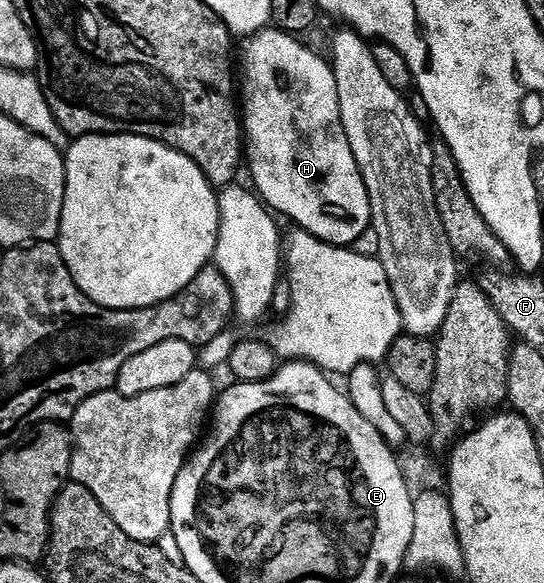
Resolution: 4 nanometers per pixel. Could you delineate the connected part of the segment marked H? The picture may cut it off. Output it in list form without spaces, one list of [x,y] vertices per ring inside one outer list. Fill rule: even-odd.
[[[270,26],[268,28],[262,28],[261,31],[257,32],[254,34],[254,36],[248,37],[244,41],[245,44],[245,49],[242,50],[240,49],[239,52],[239,92],[240,95],[243,97],[243,148],[244,151],[247,153],[247,172],[249,168],[249,172],[251,175],[253,175],[253,181],[251,181],[252,187],[255,189],[256,193],[258,196],[261,197],[262,201],[274,213],[280,214],[282,212],[283,215],[286,216],[287,219],[289,220],[294,220],[293,224],[296,225],[298,228],[302,228],[303,231],[307,231],[311,233],[315,238],[319,238],[323,242],[327,242],[328,244],[340,244],[342,246],[351,246],[355,242],[357,238],[365,230],[367,230],[371,226],[371,202],[369,201],[369,195],[367,194],[367,186],[363,182],[363,178],[359,174],[359,166],[355,162],[355,154],[351,154],[351,142],[347,142],[347,134],[343,130],[343,126],[341,125],[341,111],[339,110],[339,90],[335,86],[335,74],[333,73],[333,66],[332,63],[328,59],[325,60],[321,56],[316,56],[315,53],[312,52],[311,49],[308,48],[307,45],[305,44],[300,44],[298,37],[296,35],[290,34],[288,32],[283,32],[281,31],[280,28],[276,26]]]

